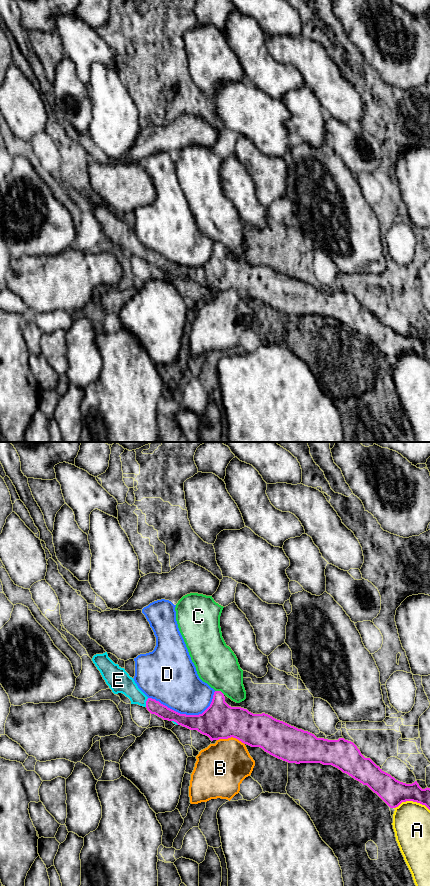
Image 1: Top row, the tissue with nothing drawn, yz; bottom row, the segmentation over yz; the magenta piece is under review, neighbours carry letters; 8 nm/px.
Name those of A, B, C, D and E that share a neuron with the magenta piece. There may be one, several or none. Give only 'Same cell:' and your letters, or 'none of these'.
Same cell: E

